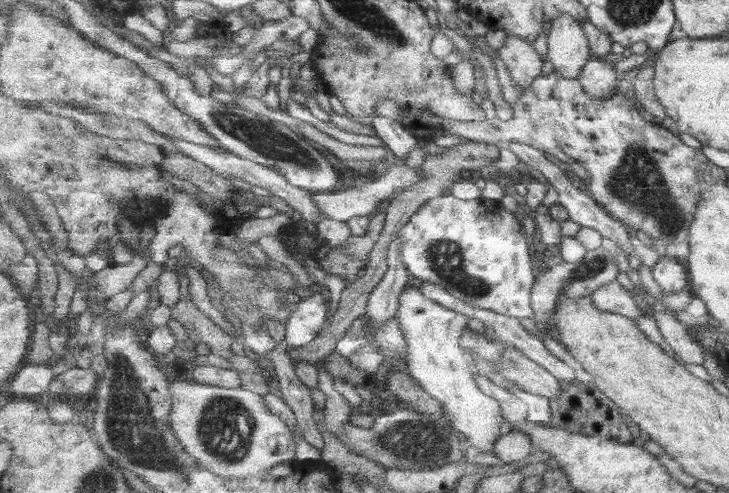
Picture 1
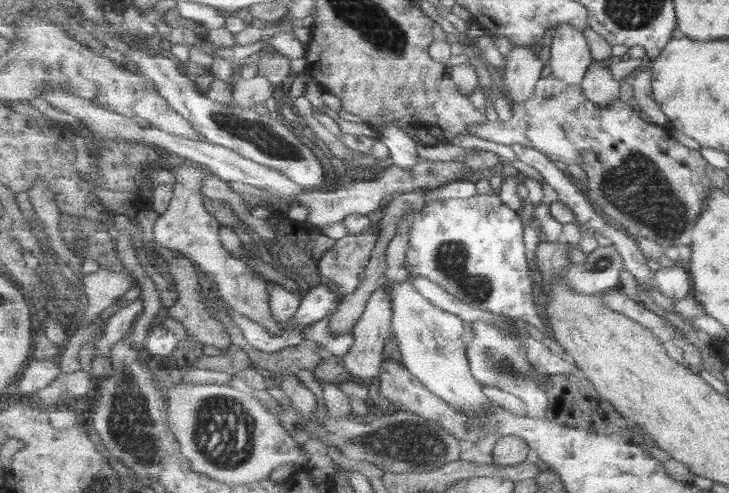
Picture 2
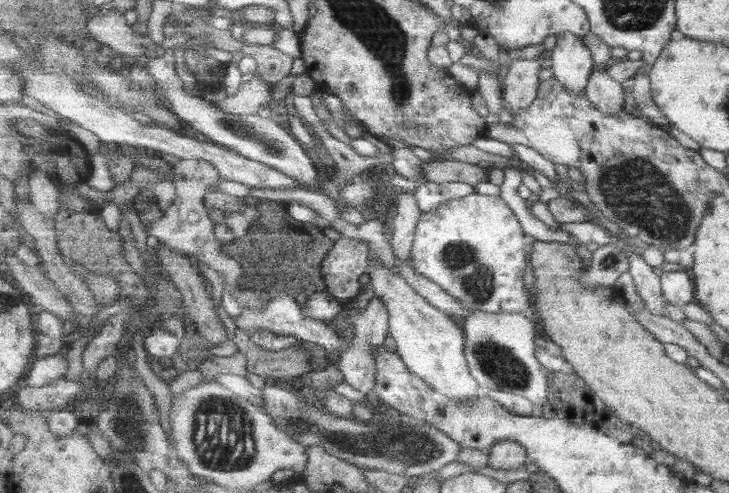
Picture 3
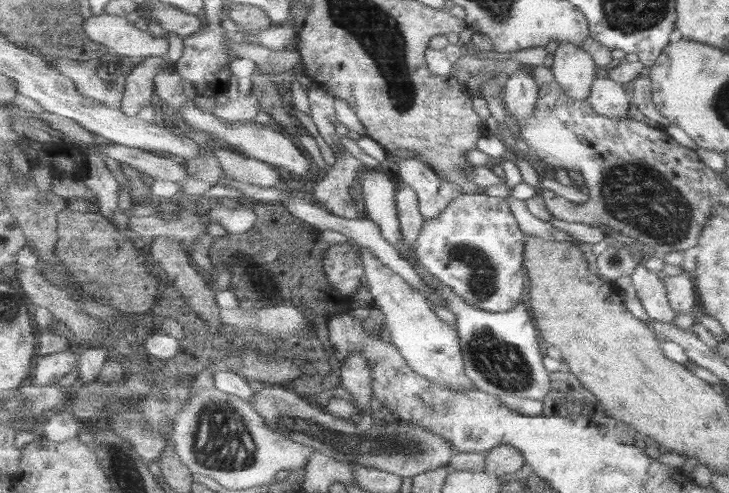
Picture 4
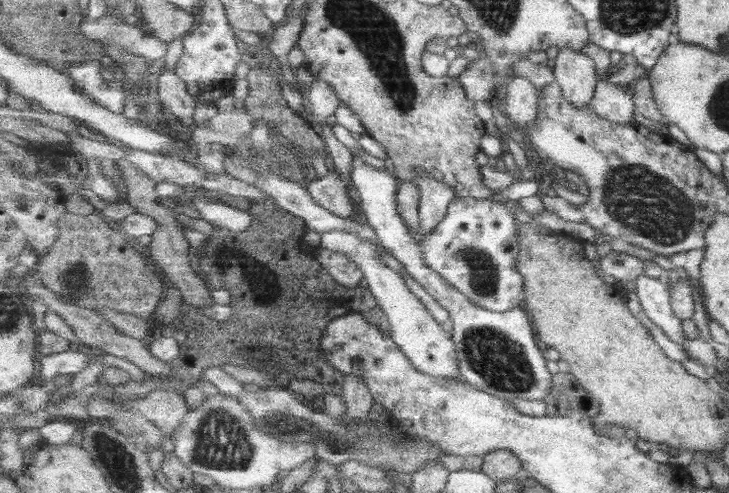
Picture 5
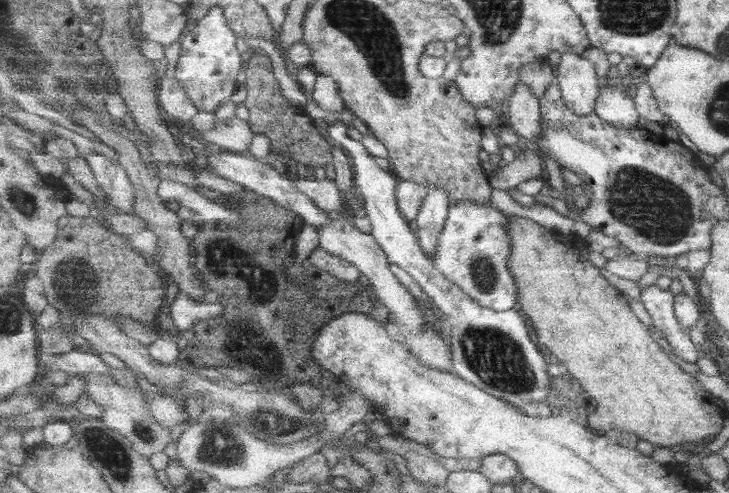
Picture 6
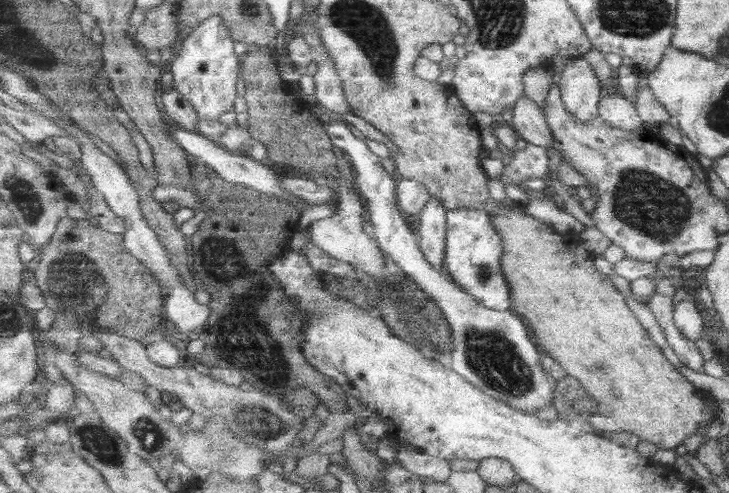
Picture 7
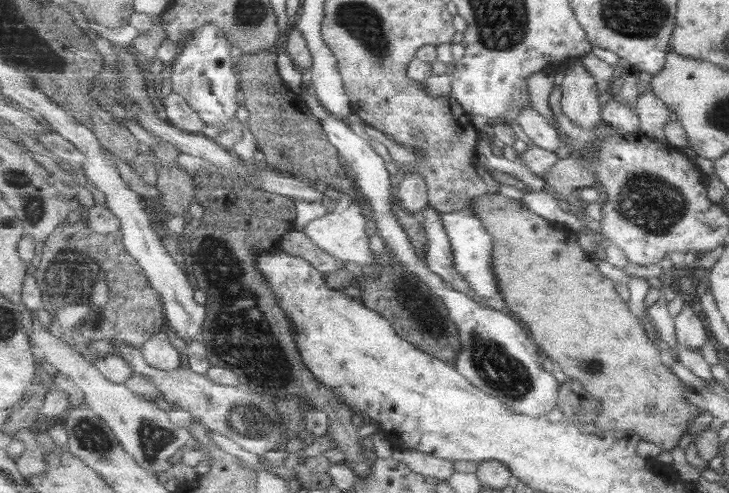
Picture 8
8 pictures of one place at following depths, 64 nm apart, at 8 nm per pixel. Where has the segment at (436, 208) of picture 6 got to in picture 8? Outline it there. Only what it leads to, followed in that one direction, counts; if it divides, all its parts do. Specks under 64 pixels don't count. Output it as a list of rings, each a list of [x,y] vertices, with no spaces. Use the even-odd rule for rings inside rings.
[[[429,206],[419,216],[425,227],[425,234],[428,236],[425,256],[431,271],[435,271],[435,274],[438,274],[446,282],[446,286],[454,287],[455,290],[462,291],[463,294],[470,294],[470,297],[480,302],[482,306],[490,308],[488,302],[473,290],[470,282],[467,282],[463,275],[455,270],[450,238],[443,221],[441,221],[443,214],[439,213],[439,209]]]

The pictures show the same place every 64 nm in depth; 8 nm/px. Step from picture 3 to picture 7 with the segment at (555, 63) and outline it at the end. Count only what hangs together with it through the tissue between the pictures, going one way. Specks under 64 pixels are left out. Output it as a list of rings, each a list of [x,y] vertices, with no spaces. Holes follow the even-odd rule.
[[[567,57],[558,85],[567,110],[583,122],[600,116],[599,107],[605,90],[591,63],[579,57]]]

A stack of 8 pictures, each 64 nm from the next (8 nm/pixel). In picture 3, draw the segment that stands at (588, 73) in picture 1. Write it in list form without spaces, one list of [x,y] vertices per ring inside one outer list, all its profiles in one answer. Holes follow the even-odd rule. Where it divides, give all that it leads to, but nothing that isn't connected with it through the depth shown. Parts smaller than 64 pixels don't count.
[[[598,67],[591,75],[585,95],[603,114],[617,114],[625,109],[623,105],[625,104],[625,91],[617,80],[613,80],[613,78],[607,74],[605,67]]]

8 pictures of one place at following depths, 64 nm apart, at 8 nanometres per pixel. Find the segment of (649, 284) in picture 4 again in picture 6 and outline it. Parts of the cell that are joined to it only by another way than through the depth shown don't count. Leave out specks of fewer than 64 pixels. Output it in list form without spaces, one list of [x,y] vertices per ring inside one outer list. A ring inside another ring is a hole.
[[[650,284],[646,288],[641,288],[639,300],[643,302],[654,327],[674,349],[673,353],[685,362],[695,363],[698,352],[689,341],[688,332],[683,329],[681,322],[677,319],[674,307],[675,297],[671,291]]]

